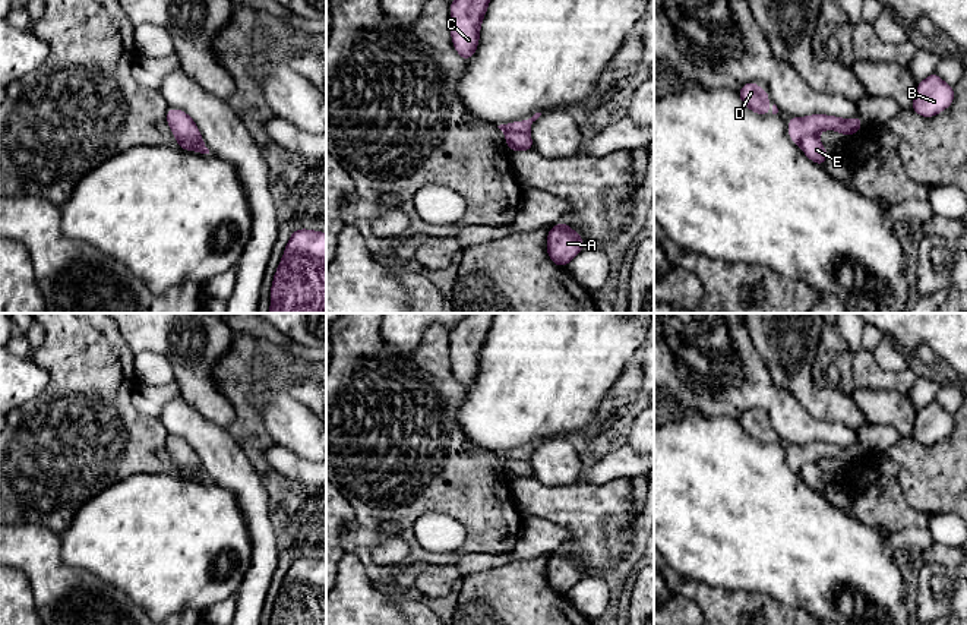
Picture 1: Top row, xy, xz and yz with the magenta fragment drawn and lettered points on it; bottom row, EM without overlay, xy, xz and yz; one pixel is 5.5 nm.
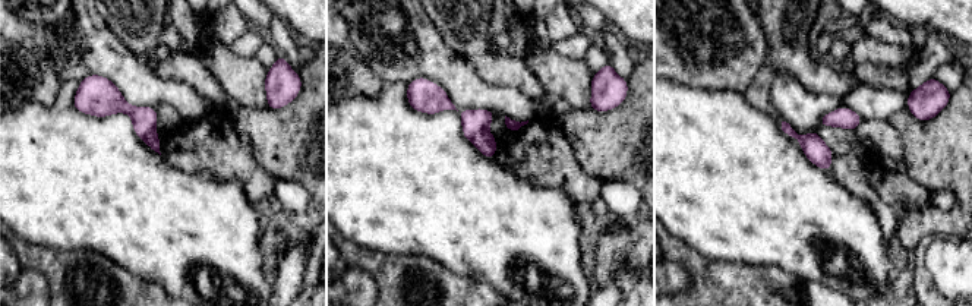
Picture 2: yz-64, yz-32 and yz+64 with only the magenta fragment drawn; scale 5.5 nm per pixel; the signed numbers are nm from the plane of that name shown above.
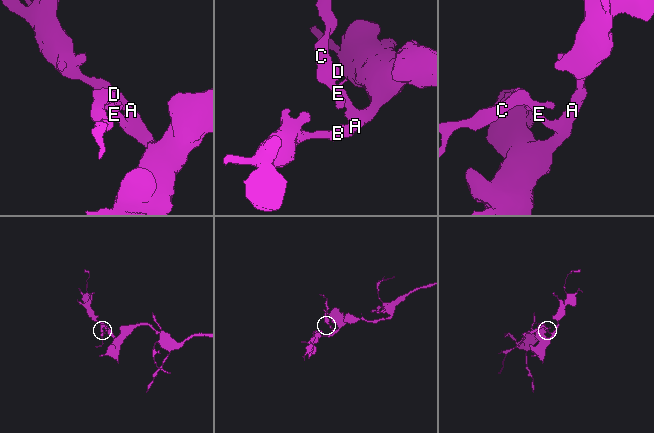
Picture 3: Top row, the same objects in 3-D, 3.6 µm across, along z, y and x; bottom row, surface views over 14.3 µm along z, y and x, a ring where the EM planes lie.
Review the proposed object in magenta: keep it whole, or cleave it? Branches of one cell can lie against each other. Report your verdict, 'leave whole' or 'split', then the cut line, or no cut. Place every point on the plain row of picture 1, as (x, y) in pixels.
split; cut xy (201, 463), (177, 467)

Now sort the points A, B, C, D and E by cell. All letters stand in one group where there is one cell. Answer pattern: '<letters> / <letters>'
A B E / C D

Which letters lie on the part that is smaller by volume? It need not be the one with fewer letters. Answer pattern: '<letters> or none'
C, D

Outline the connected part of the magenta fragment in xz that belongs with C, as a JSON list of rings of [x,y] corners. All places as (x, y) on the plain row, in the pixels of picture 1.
[[[467,313],[451,329],[451,364],[456,381],[470,388],[480,369],[480,356],[494,313]]]

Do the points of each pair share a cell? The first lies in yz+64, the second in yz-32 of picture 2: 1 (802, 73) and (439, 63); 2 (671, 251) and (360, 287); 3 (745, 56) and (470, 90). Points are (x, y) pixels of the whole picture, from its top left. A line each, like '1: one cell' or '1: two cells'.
1: two cells
2: two cells
3: one cell

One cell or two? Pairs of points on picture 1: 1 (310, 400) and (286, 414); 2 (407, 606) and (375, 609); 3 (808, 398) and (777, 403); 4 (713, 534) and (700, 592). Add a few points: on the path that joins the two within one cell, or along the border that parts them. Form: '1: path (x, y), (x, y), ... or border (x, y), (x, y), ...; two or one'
1: border (288, 393), (310, 410); two
2: border (388, 597), (400, 609); two
3: border (771, 378), (812, 416), (827, 419); two
4: border (670, 565), (692, 580), (735, 590); two

